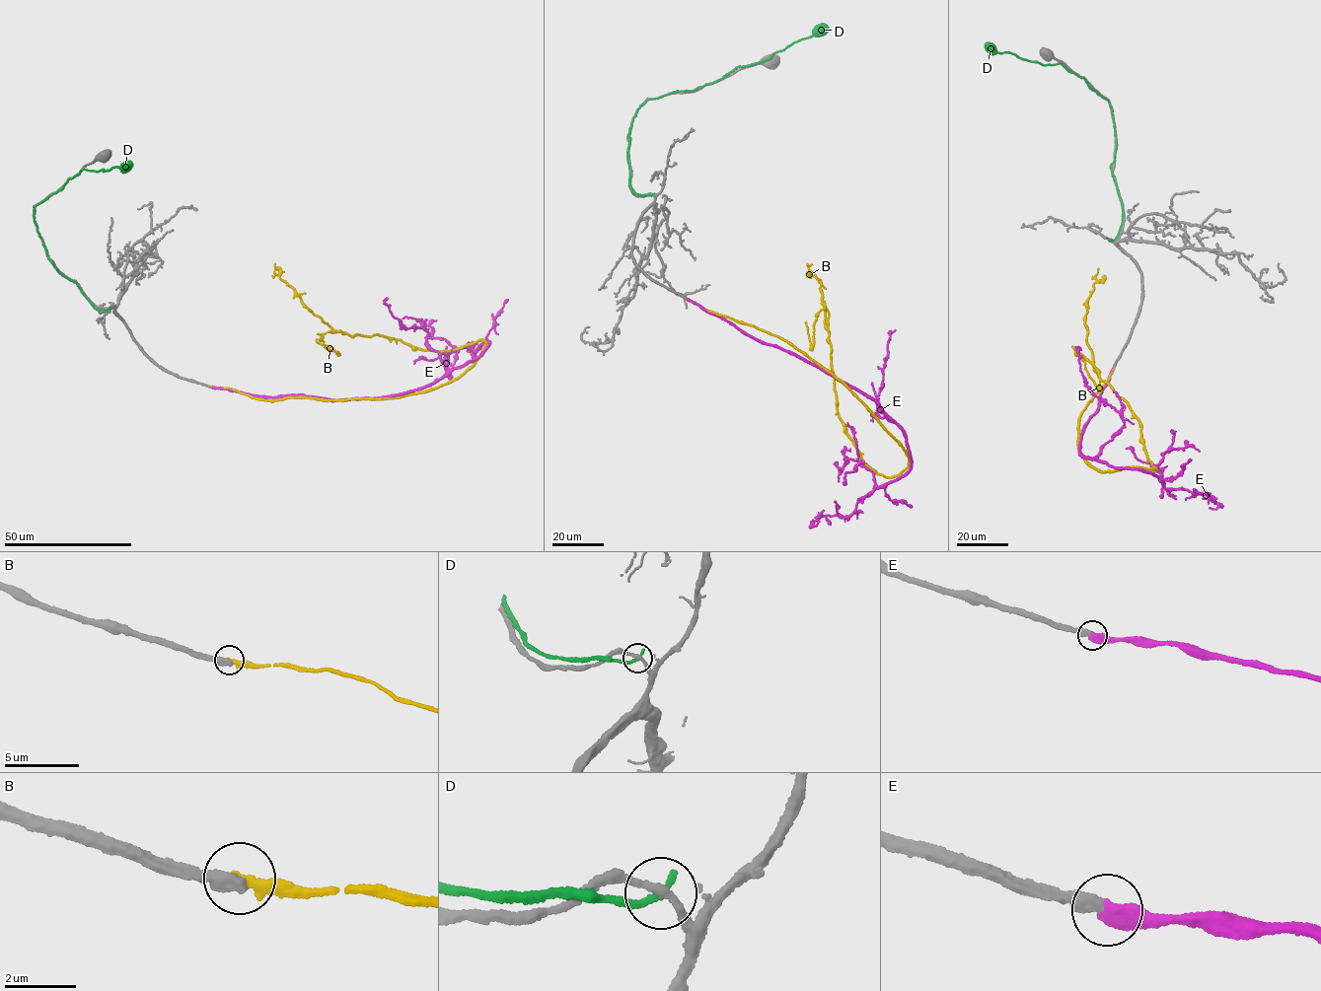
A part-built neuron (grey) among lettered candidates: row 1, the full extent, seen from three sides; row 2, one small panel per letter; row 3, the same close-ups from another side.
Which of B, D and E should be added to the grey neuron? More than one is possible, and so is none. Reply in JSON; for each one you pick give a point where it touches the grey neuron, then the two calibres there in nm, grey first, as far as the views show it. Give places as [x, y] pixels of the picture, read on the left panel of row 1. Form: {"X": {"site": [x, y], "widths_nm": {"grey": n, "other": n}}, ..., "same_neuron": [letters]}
{"E": {"site": [212, 388], "widths_nm": {"grey": 360, "other": 500}}, "same_neuron": ["E"]}

